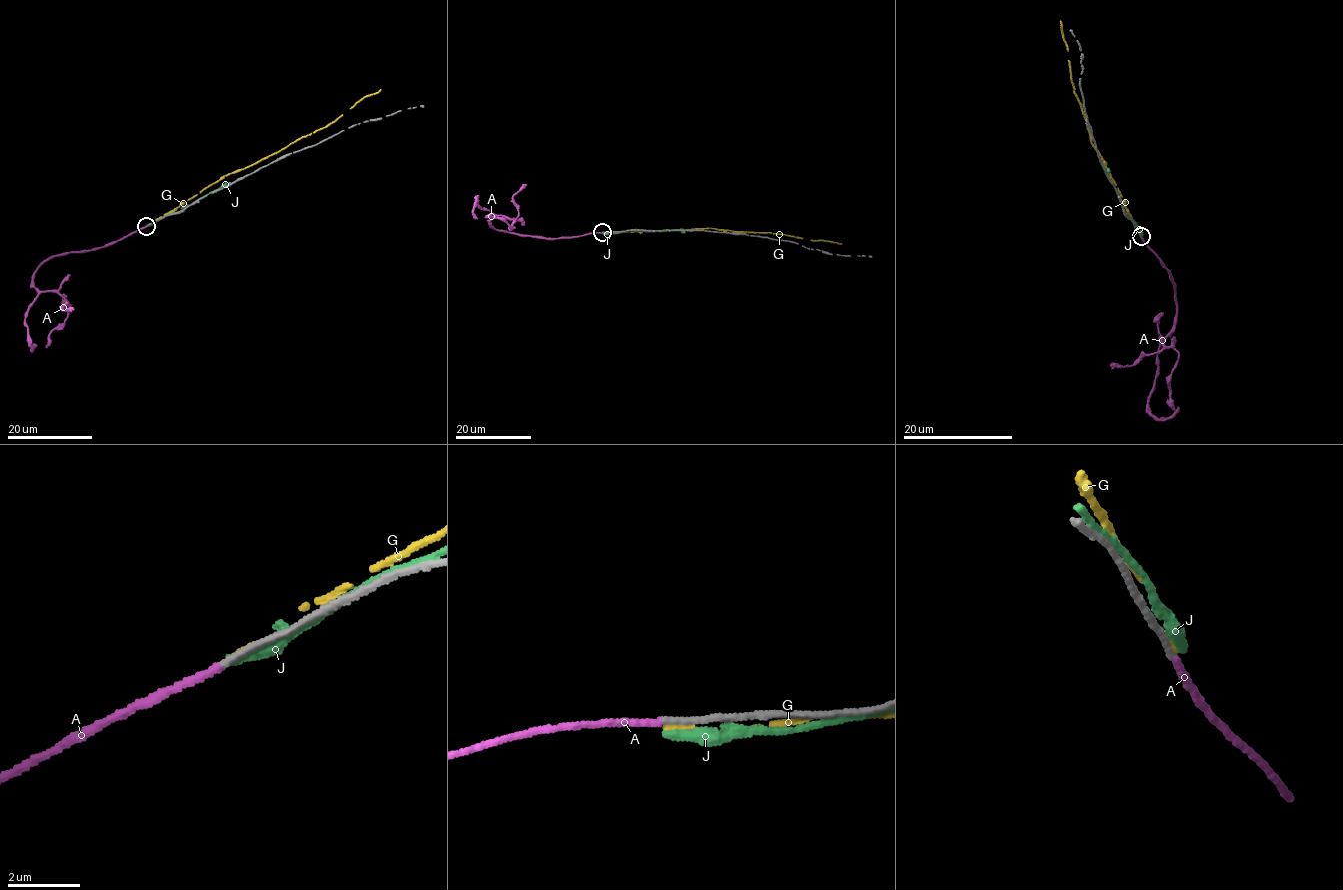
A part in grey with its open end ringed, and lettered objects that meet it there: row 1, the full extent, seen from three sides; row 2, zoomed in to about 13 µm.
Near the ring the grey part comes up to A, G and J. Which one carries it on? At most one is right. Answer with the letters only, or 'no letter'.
A

